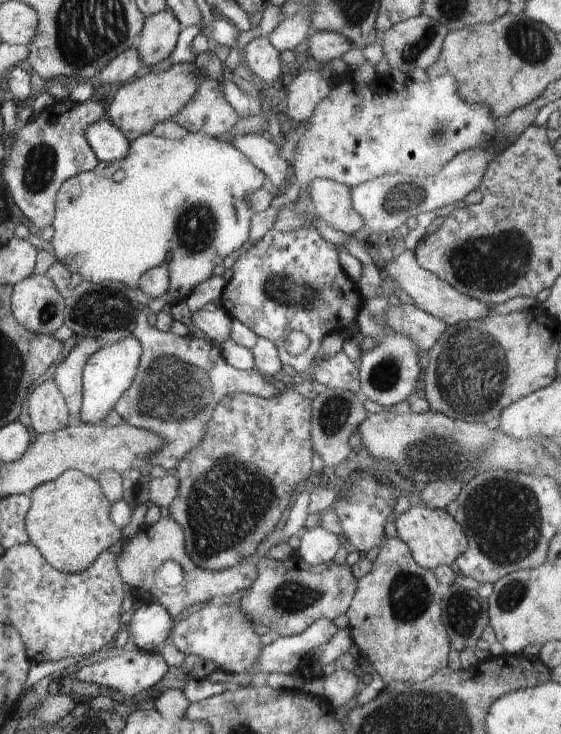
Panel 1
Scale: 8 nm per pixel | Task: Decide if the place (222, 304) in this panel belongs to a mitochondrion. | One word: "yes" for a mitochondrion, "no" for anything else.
no

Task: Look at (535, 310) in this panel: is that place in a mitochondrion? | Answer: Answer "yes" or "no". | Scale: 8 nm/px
no

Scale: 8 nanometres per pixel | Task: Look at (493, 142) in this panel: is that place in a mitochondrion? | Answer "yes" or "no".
no

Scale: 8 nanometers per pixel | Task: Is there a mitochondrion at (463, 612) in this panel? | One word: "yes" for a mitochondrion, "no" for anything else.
yes

